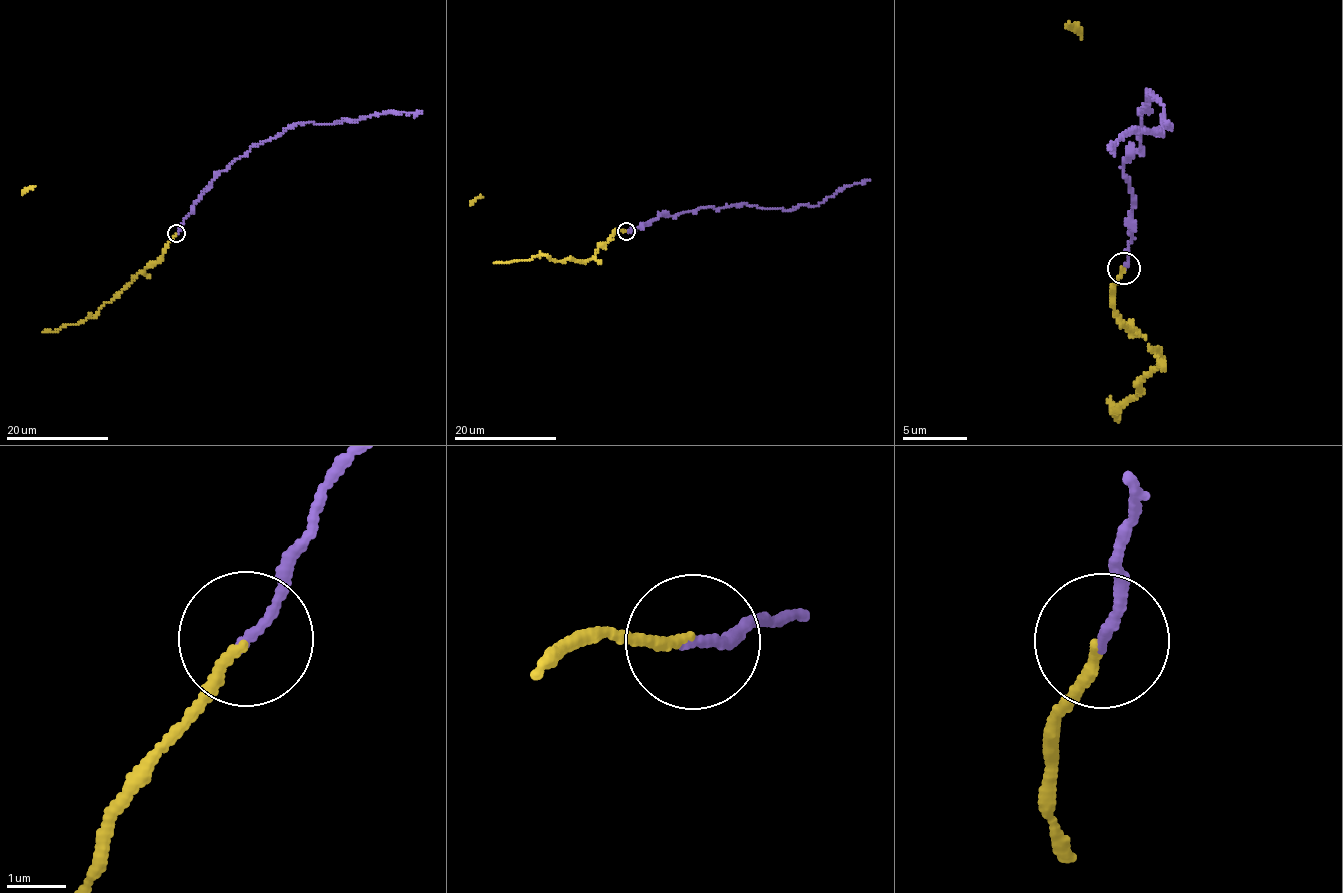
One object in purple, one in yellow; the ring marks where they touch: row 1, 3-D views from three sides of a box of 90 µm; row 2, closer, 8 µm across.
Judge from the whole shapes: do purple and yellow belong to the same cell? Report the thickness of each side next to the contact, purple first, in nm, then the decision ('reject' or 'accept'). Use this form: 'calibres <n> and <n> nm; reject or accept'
calibres 150 and 140 nm; accept

